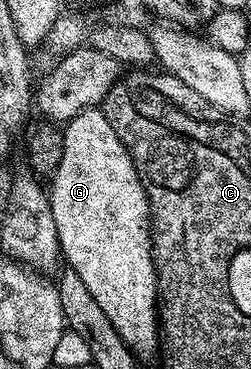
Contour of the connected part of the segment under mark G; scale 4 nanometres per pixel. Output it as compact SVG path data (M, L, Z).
M101 107L83 109L63 127L63 157L48 184L49 208L55 221L57 240L68 270L79 273L87 293L95 297L99 309L107 313L111 325L134 352L153 351L159 339L159 284L157 264L153 261L151 238L151 201L131 174L129 162L134 156L125 148Z

